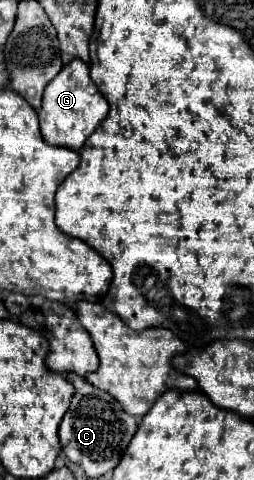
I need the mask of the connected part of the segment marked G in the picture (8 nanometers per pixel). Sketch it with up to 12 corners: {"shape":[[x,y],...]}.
{"shape":[[80,58],[46,86],[46,144],[80,150],[108,102]]}

